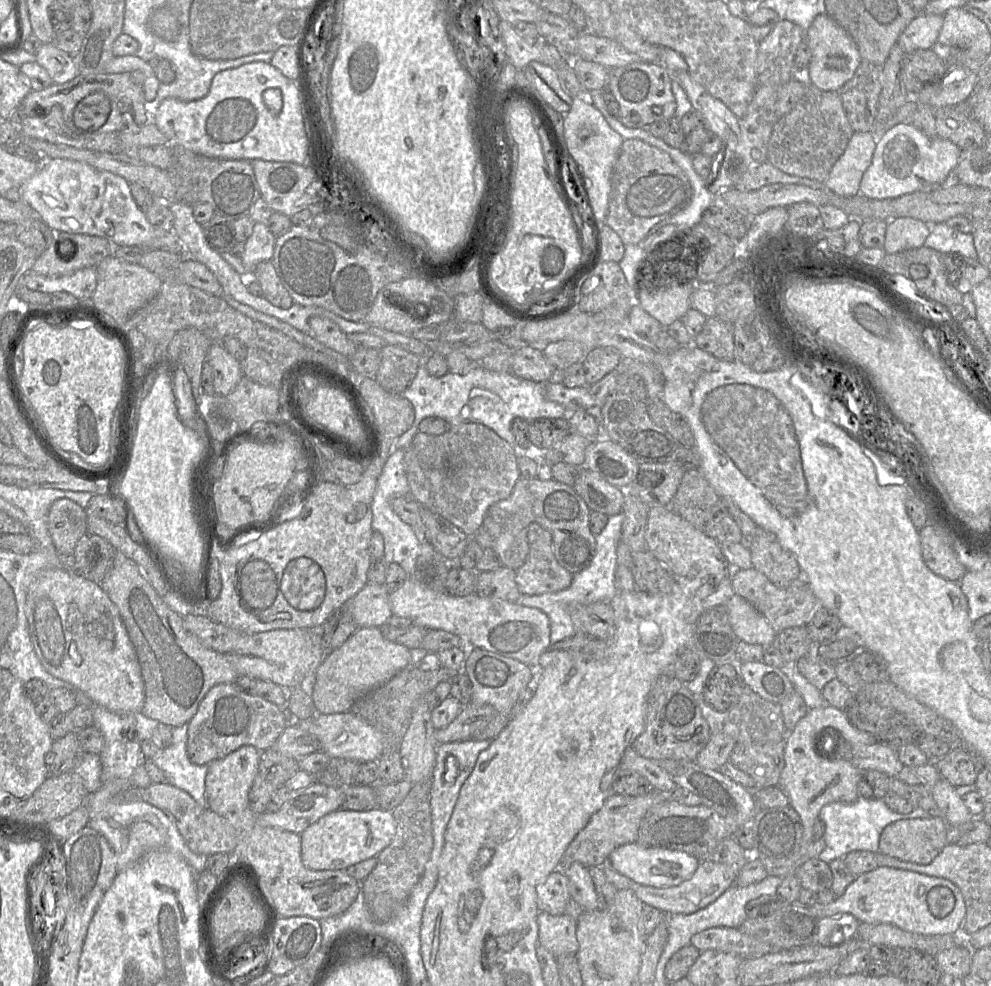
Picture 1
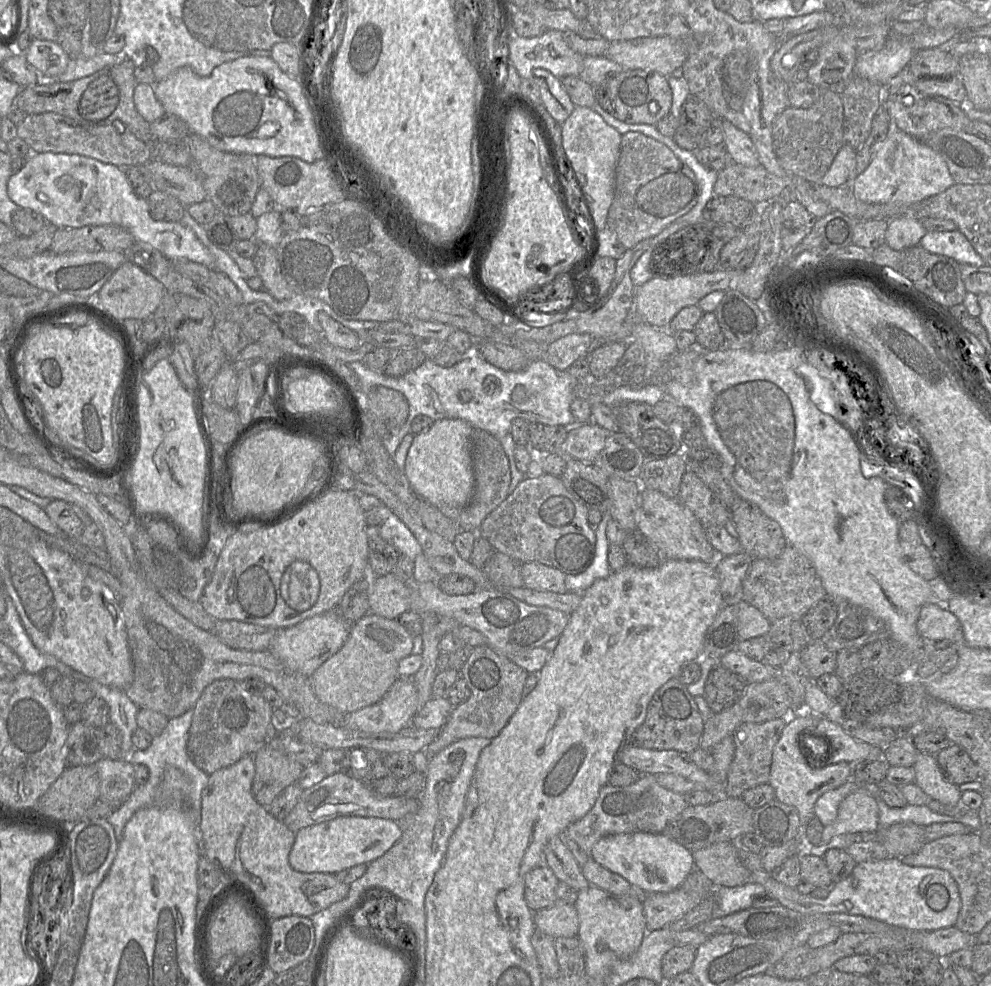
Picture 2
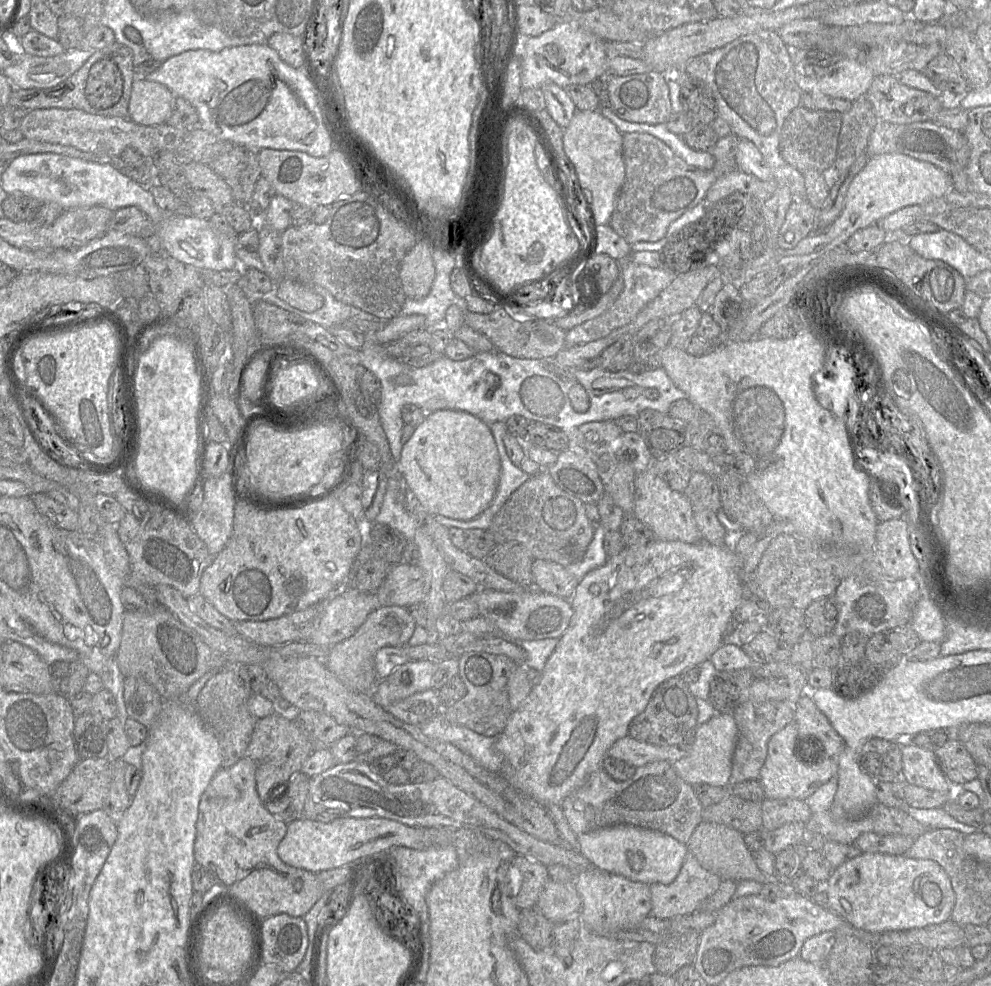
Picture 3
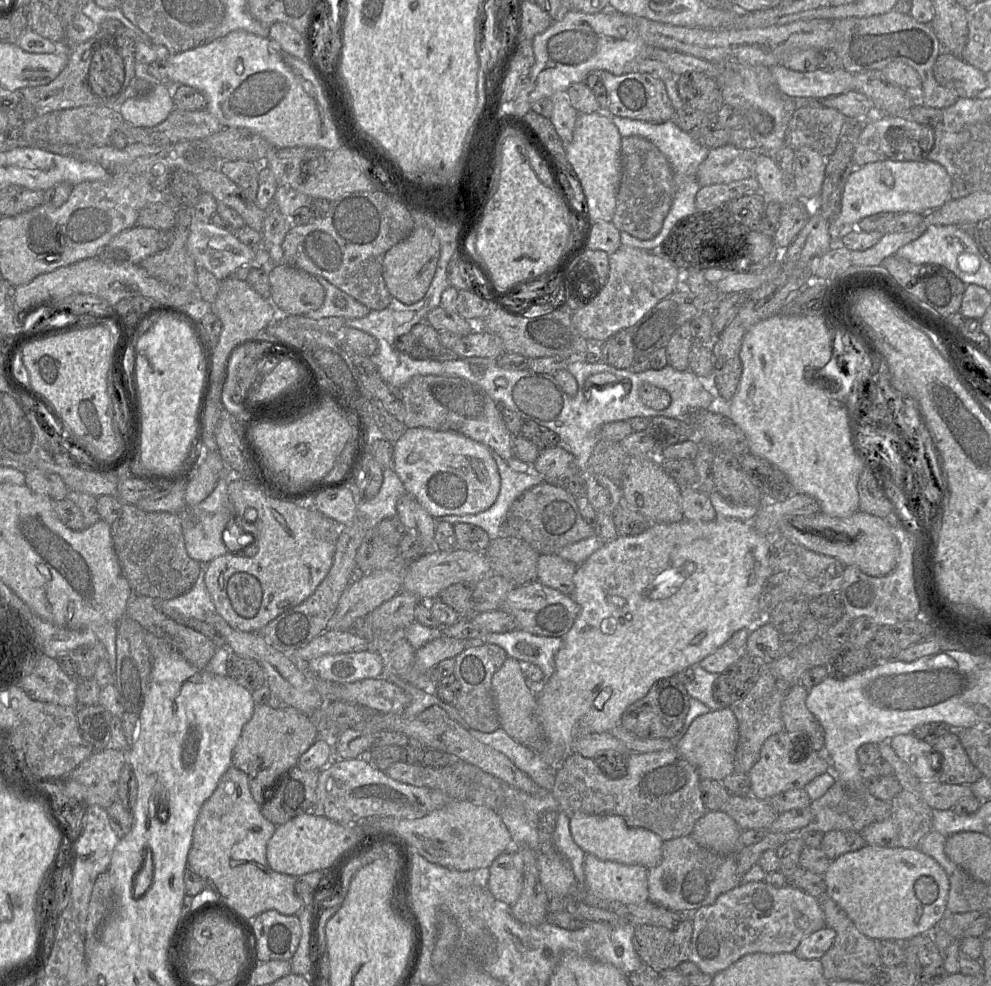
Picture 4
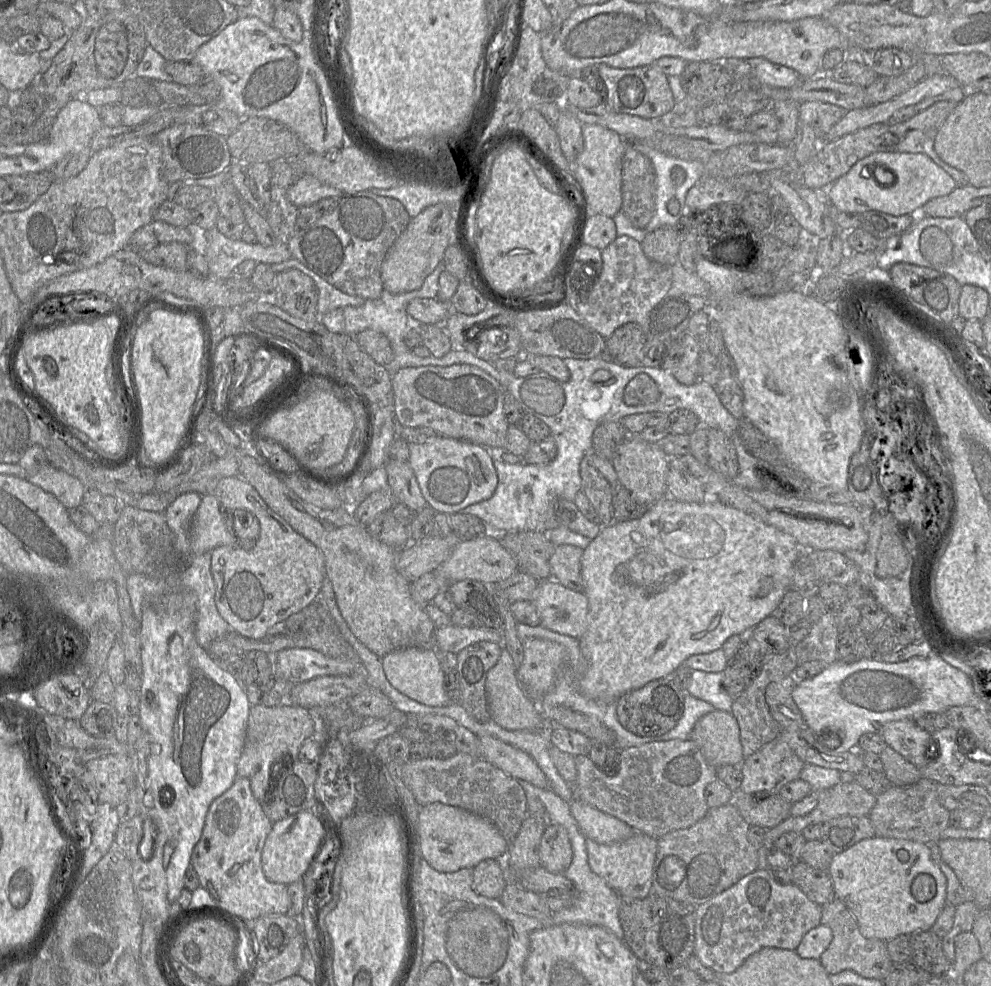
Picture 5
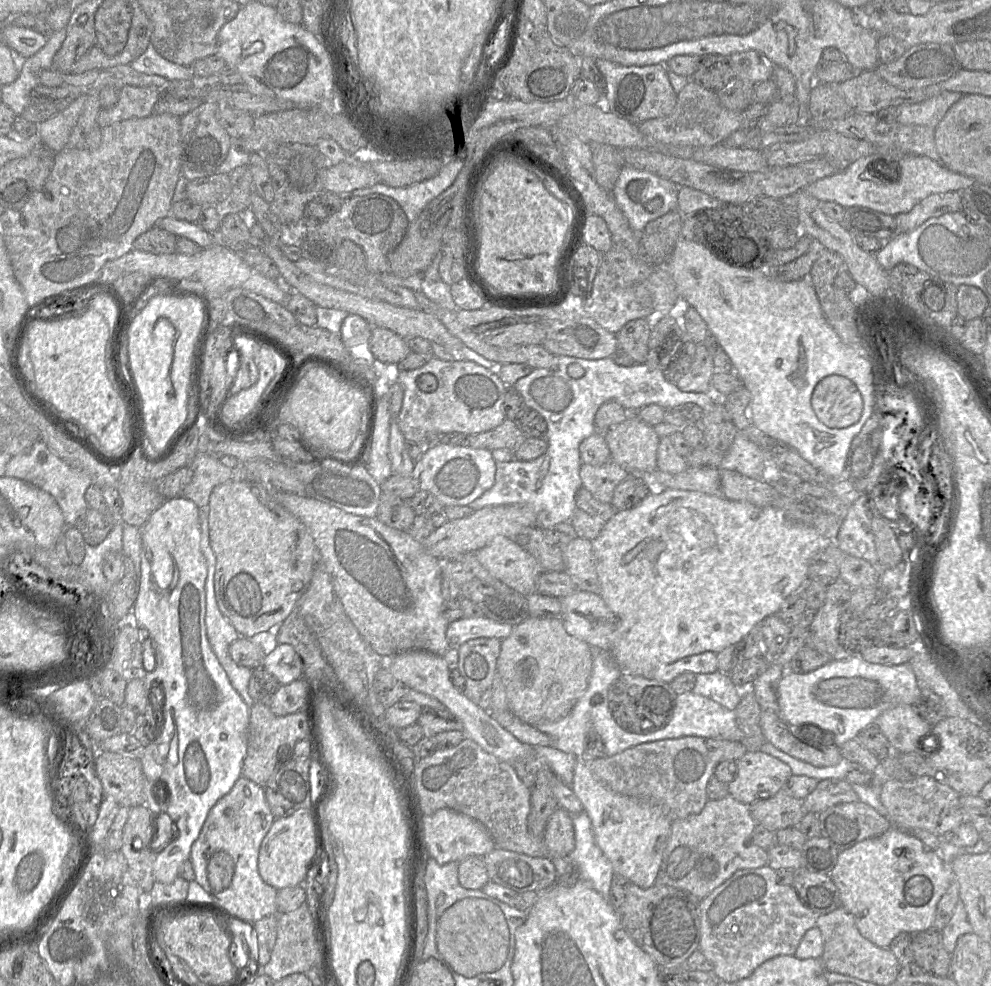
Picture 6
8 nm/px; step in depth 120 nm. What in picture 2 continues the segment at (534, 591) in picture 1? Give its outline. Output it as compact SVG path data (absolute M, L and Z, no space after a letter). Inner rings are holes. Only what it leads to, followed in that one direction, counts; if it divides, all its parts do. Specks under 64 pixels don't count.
M529 561L522 564L521 576L524 586L538 591L566 593L565 574L555 567L538 561Z

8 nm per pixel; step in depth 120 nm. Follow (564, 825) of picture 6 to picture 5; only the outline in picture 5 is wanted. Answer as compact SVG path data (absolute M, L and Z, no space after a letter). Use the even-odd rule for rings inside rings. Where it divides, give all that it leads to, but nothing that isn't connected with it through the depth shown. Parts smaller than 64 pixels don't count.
M550 824L544 831L539 848L540 864L552 873L564 873L569 867L573 850L566 829Z

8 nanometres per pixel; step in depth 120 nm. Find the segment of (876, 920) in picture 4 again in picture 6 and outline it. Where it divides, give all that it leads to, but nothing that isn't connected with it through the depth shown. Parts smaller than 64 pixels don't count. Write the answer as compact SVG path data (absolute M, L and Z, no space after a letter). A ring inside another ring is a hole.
M892 827L878 836L865 839L840 852L837 863L831 872L831 878L839 890L842 907L853 915L860 934L878 947L889 948L891 941L900 933L910 934L933 927L937 904L950 887L953 881L953 874L951 866L946 863L939 852L926 847L920 839L913 836L911 833L897 827Z

